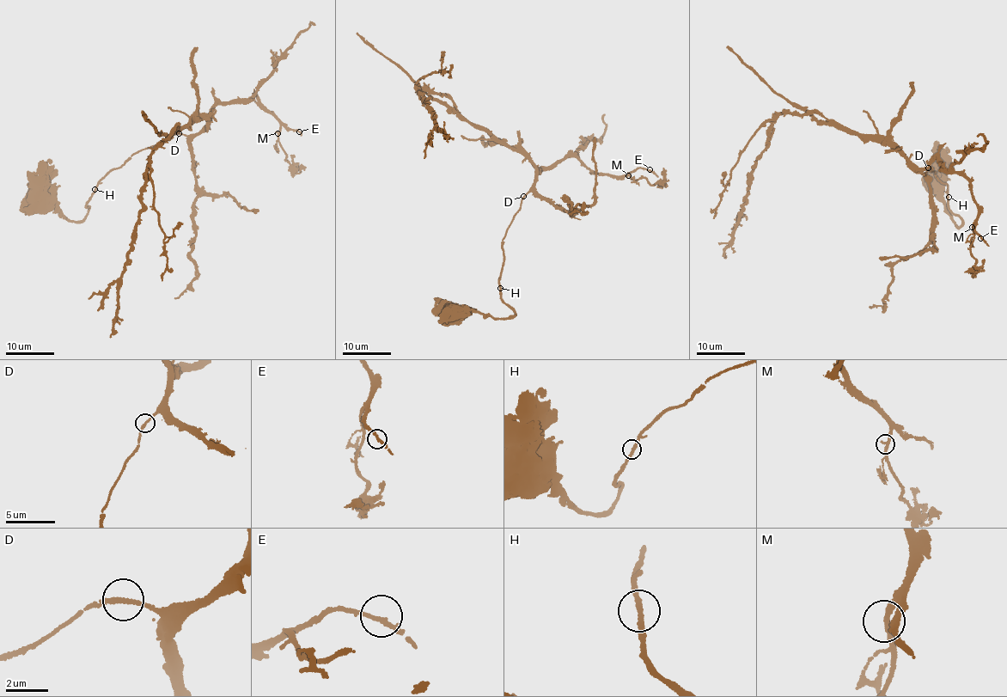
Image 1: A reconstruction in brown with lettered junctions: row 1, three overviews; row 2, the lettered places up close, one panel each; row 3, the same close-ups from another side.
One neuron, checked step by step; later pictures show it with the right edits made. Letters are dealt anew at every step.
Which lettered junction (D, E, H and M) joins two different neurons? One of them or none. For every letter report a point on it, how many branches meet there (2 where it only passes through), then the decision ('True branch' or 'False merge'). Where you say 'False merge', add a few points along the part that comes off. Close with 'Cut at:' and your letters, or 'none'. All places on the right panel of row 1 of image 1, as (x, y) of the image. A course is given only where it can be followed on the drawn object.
D: Place: (928, 168). Branches: 2. True branch
E: Place: (980, 238). Branches: 2. True branch
H: Place: (949, 197). Branches: 2. True branch
M: Place: (972, 227). Branches: 2. True branch
Cut at: none

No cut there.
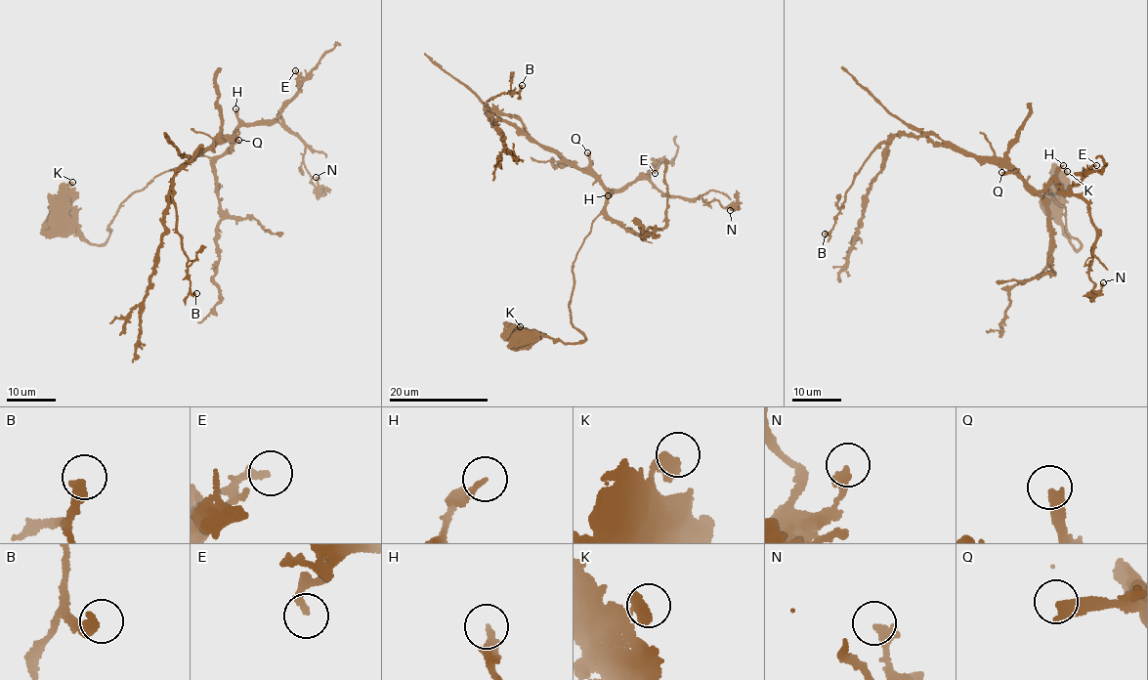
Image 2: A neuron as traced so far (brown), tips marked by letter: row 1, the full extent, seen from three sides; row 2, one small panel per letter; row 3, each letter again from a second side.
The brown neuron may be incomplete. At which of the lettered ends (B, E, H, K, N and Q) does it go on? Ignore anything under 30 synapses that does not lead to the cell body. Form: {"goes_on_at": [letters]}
{"goes_on_at": ["Q"]}

